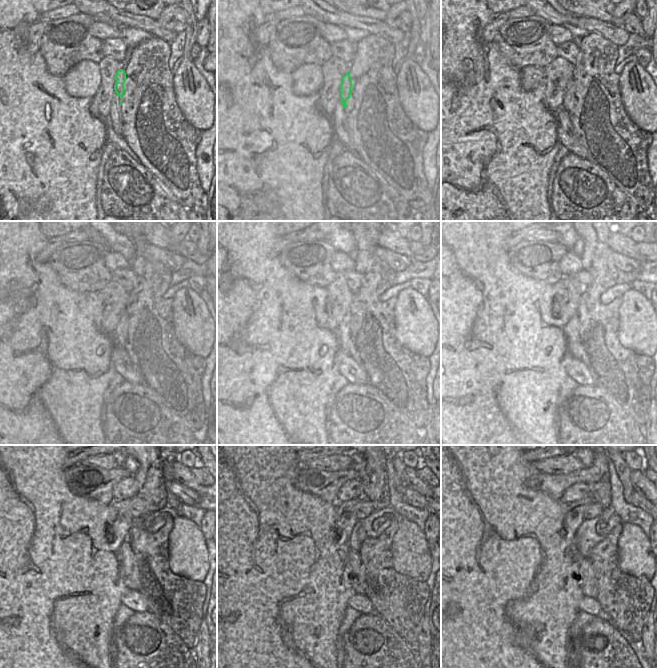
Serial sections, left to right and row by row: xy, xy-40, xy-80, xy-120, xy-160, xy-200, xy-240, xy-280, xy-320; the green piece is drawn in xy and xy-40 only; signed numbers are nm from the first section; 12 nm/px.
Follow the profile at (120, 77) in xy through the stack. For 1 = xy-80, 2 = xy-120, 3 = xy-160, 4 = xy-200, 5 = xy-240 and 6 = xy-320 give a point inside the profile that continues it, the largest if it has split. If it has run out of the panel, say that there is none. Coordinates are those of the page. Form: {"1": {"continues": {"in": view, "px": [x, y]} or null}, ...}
{"1": {"continues": {"in": "xy-80", "px": [570, 95]}}, "2": {"continues": {"in": "xy-120", "px": [121, 331]}}, "3": {"continues": {"in": "xy-160", "px": [345, 329]}}, "4": {"continues": {"in": "xy-200", "px": [572, 330]}}, "5": {"continues": {"in": "xy-240", "px": [127, 555]}}, "6": {"continues": {"in": "xy-320", "px": [588, 582]}}}

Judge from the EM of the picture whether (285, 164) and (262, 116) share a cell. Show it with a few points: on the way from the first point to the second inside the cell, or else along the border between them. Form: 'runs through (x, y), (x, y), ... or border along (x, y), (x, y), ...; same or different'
runs through (273, 152), (271, 132), (267, 128); same

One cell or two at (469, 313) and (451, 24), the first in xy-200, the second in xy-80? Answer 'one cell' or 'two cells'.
one cell

